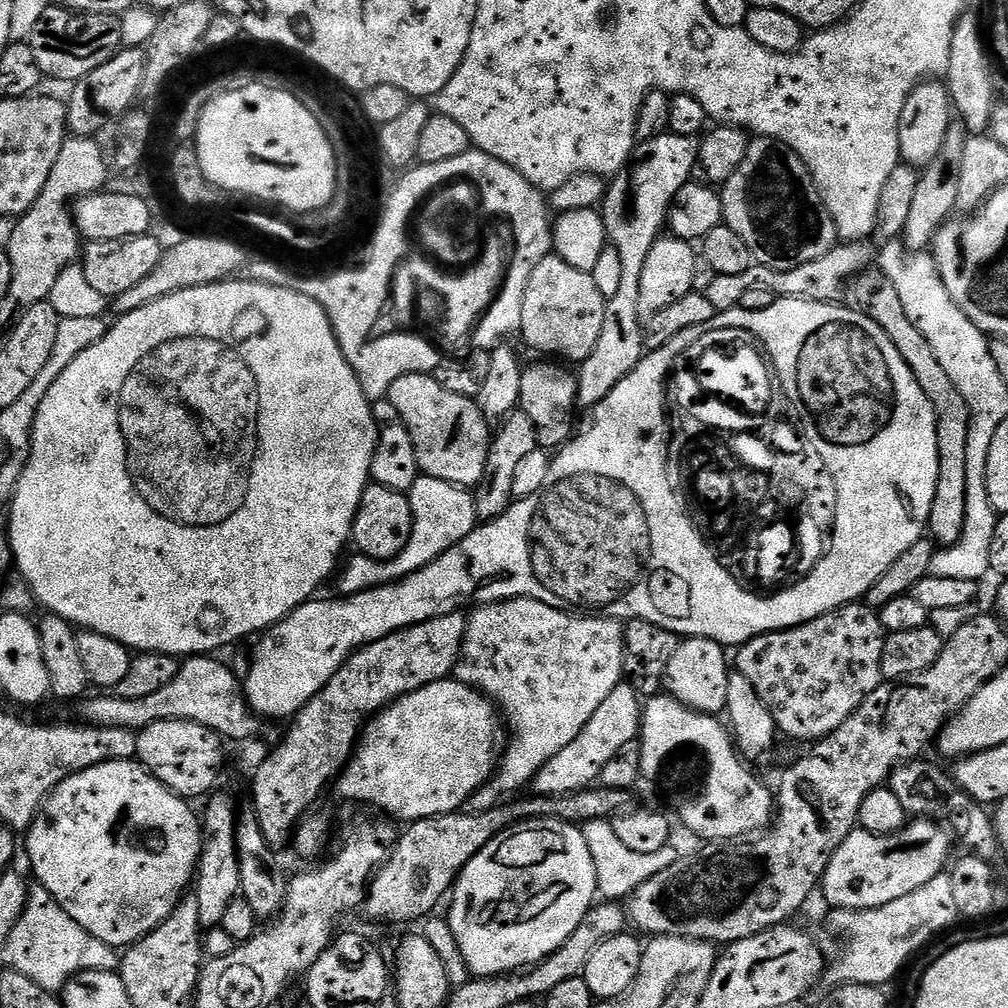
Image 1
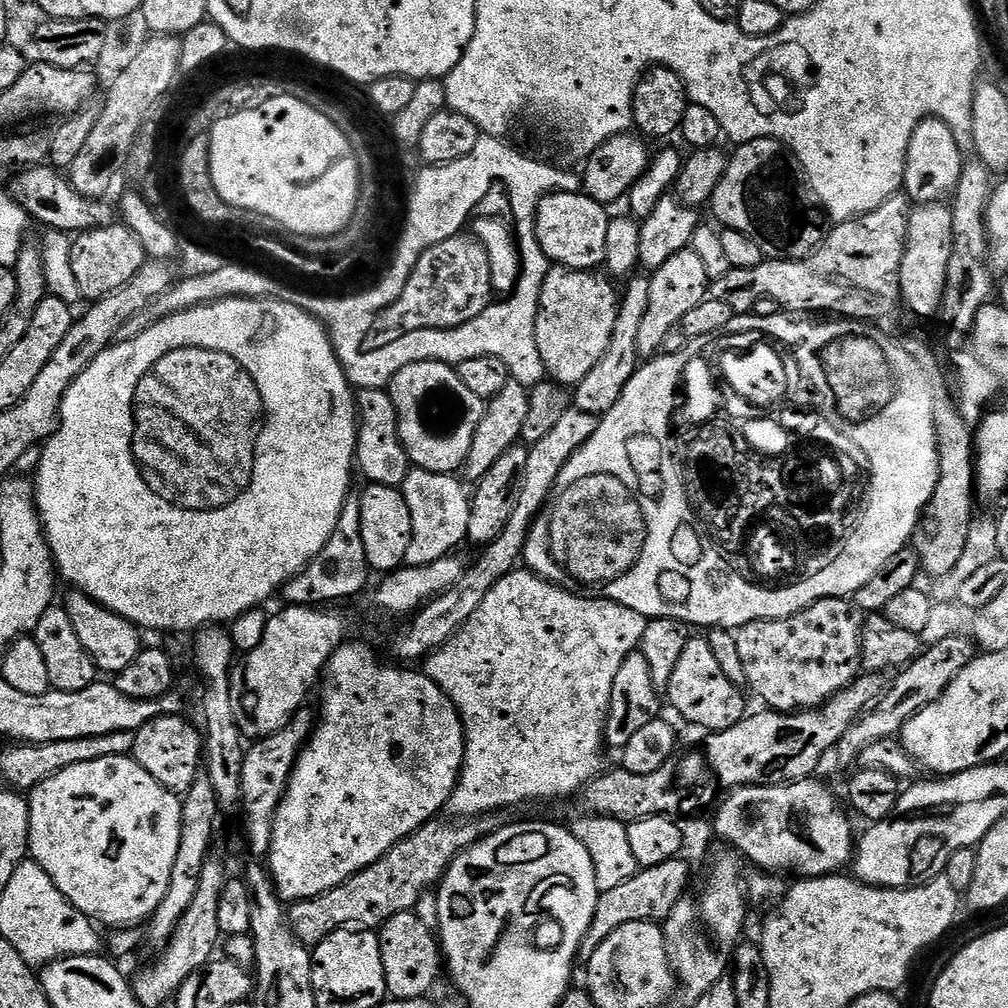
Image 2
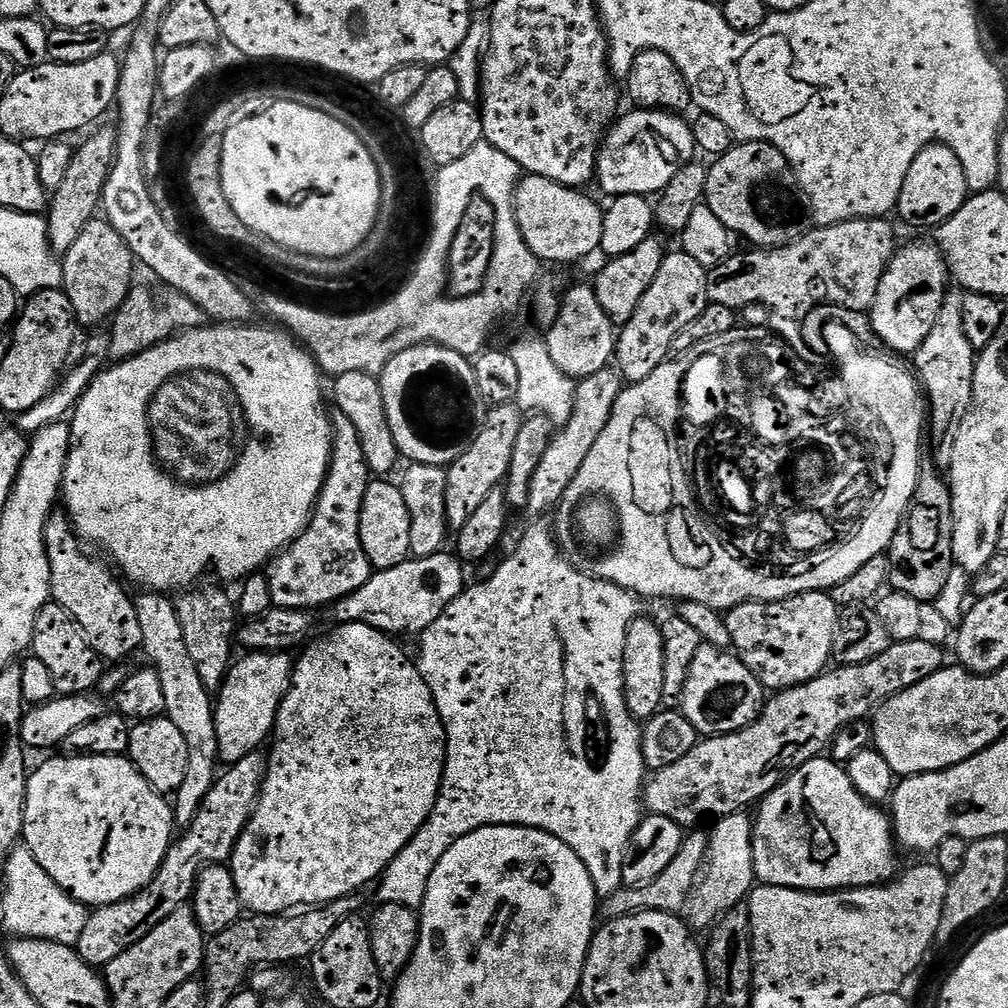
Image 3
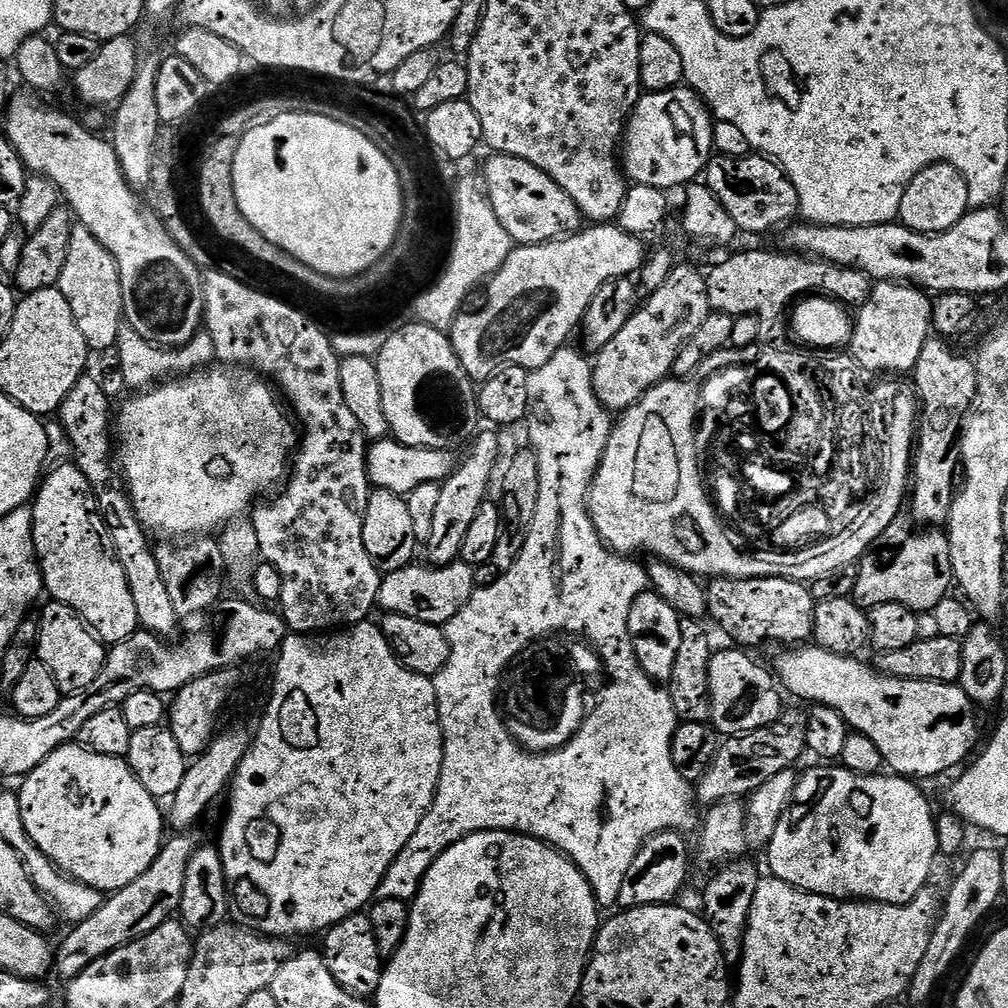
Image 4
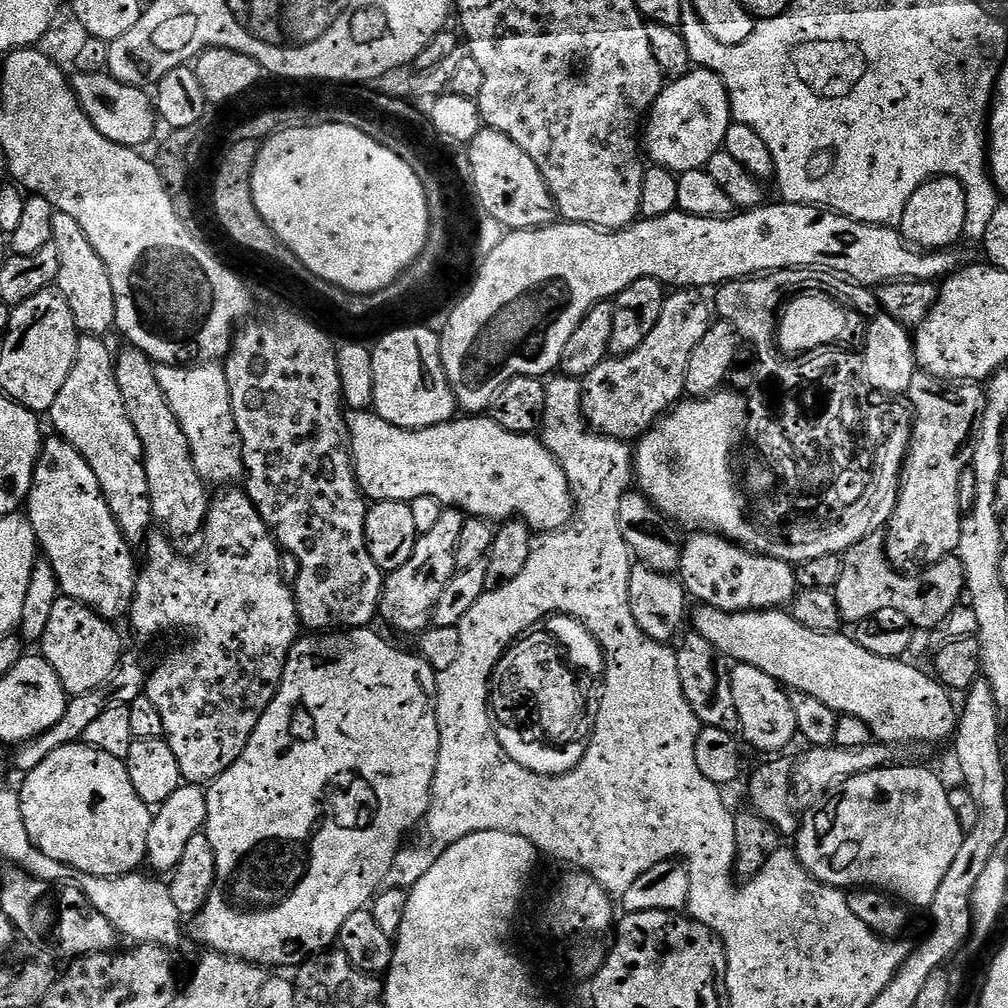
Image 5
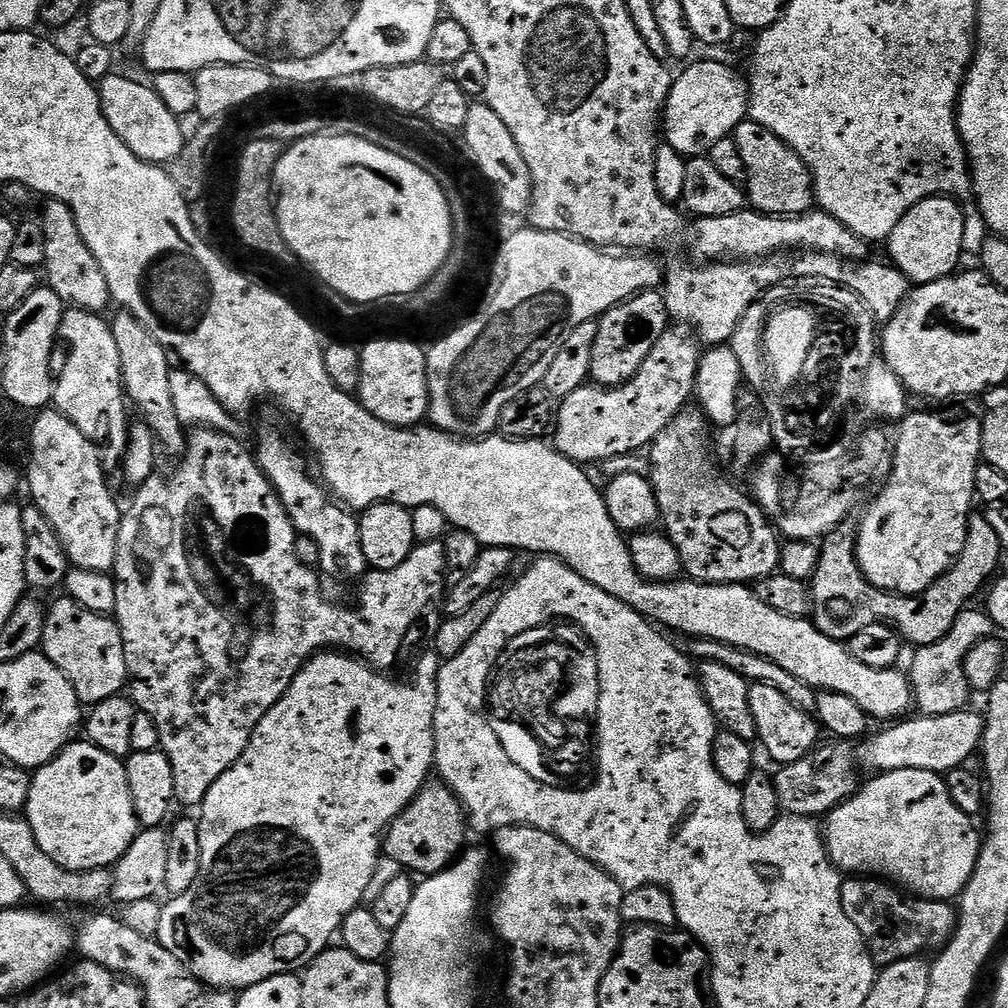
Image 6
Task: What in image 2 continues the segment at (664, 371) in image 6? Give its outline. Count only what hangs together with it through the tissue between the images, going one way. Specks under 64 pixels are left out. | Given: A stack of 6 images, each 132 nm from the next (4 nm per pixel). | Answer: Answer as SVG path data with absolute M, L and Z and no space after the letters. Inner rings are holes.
M691 250L674 254L660 268L651 273L648 285L650 286L650 306L646 306L646 315L642 318L642 330L638 330L638 350L641 357L651 358L662 349L662 341L666 333L682 318L682 314L694 310L709 295L710 281L706 274L706 266ZM560 265L549 267L548 277L540 291L539 317L535 322L535 341L542 356L545 371L553 383L570 388L580 384L586 378L595 363L602 358L610 344L610 335L614 332L614 323L619 308L618 292L611 286L611 279L602 272L578 271Z

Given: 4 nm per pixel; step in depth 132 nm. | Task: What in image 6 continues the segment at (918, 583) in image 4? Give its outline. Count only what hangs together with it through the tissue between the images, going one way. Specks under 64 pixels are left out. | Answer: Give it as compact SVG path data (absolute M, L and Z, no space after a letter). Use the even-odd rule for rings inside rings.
M976 514L968 521L964 548L945 576L940 577L927 590L919 592L916 596L898 596L884 592L876 588L860 572L860 563L856 561L858 528L855 523L850 523L840 524L823 537L820 544L820 561L810 581L811 619L818 631L835 640L847 642L854 634L858 634L858 630L866 626L886 624L890 628L895 628L909 645L923 646L938 642L946 638L946 634L950 634L961 612L975 601L972 599L975 598L976 591L997 575L996 567L1000 564L1002 551L998 530L994 530L987 515Z

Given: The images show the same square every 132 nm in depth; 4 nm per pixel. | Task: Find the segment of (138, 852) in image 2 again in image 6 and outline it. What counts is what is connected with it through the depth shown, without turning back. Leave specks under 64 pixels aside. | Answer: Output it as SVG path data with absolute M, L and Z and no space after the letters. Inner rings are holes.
M87 742L69 743L49 764L35 769L26 809L28 825L42 850L58 866L75 872L111 869L142 831L130 798L124 760Z

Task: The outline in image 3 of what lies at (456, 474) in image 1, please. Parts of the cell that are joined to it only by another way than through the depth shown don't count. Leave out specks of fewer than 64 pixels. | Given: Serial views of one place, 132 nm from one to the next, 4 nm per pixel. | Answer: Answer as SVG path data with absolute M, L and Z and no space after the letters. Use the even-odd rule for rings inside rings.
M413 344L390 358L390 362L379 373L382 386L382 402L386 406L386 418L394 434L401 457L413 464L453 464L474 442L486 415L486 401L478 390L478 378L472 369L469 357L444 348L441 344Z

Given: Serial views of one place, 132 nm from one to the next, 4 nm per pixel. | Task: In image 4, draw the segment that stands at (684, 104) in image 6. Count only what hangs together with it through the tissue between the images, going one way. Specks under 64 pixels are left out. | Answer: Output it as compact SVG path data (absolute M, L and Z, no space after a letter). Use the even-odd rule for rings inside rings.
M687 86L671 88L665 92L644 92L636 109L632 111L632 117L628 120L628 126L624 129L622 141L622 167L627 179L632 184L642 186L654 186L665 190L673 190L681 184L687 186L697 179L696 176L705 171L709 160L714 155L712 147L712 126L714 117L708 110L708 105L700 96Z

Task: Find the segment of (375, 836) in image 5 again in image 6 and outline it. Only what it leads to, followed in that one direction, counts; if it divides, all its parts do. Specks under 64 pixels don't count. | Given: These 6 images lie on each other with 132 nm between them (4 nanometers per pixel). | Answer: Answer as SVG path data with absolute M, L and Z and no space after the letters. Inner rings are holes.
M343 650L317 652L294 677L284 697L260 719L242 758L238 758L238 762L234 762L234 766L226 770L226 774L222 774L214 786L210 786L204 803L198 809L198 843L202 846L202 866L198 866L198 878L190 890L180 896L172 896L169 904L165 903L161 907L155 935L155 939L166 946L166 950L170 950L170 954L174 954L174 958L178 958L178 962L182 962L182 966L186 966L186 970L190 970L190 974L201 985L212 990L243 990L278 974L299 973L333 943L344 916L365 903L366 886L382 855L382 837L392 820L419 794L429 779L428 771L431 773L434 768L434 714L442 661L435 651L428 650L416 662L412 681L403 684L400 680L391 680L388 677L391 675Z

